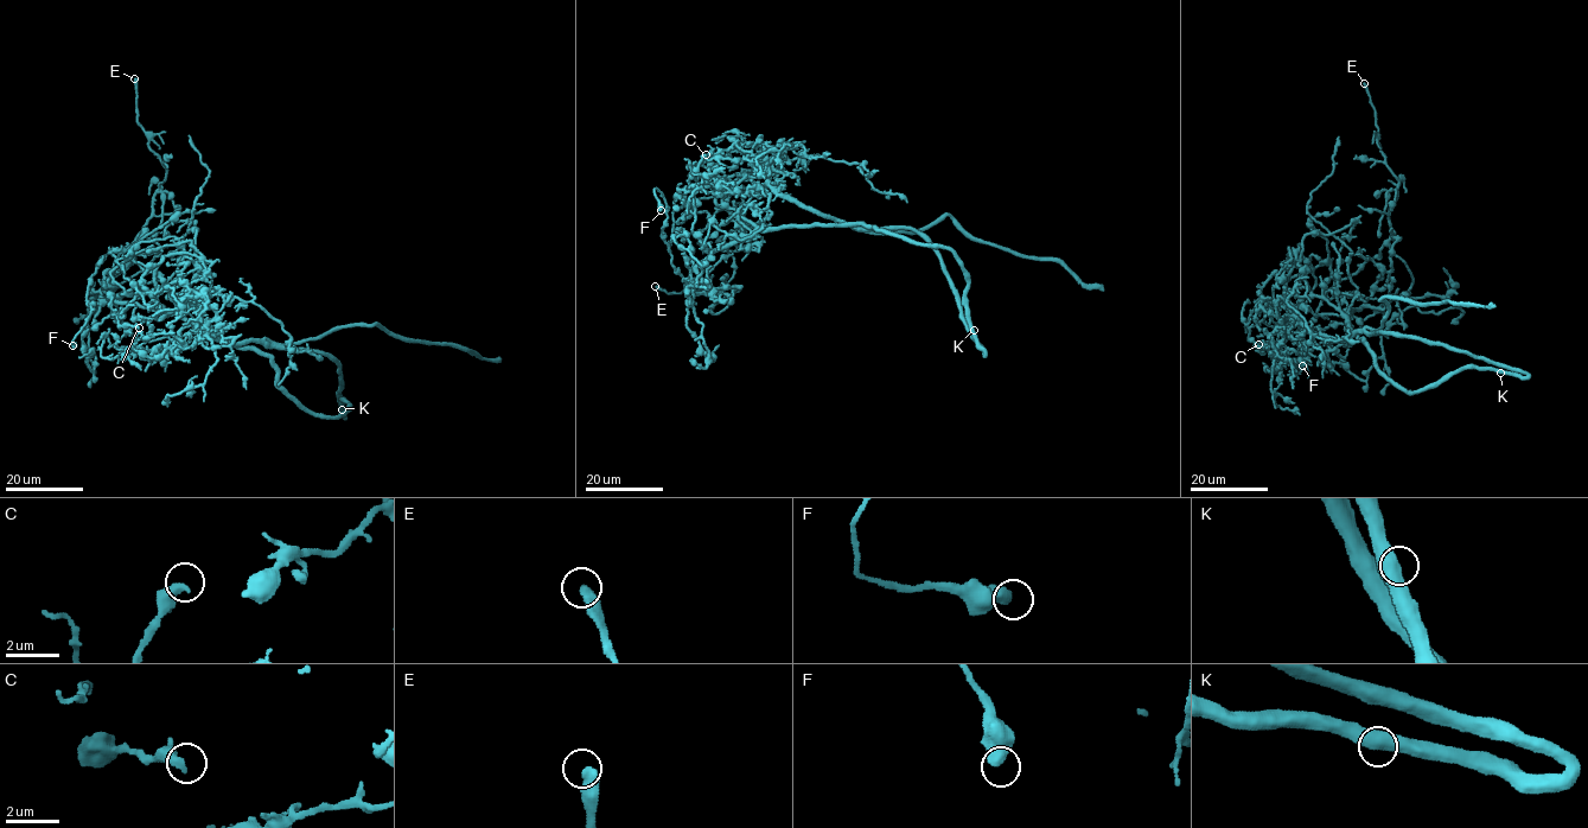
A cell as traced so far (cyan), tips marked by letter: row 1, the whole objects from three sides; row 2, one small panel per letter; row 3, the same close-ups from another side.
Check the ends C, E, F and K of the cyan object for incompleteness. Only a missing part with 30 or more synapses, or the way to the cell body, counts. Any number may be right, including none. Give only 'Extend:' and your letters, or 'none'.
Extend: none

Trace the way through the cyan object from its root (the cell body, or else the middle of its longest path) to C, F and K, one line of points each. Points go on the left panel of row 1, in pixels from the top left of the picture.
C: (190, 301), (189, 307), (198, 309), (198, 297), (183, 279), (140, 293), (119, 319), (121, 325), (139, 327)
F: (190, 301), (168, 313), (119, 304), (103, 284), (135, 244), (112, 249), (72, 345)
K: (190, 301), (161, 309), (265, 354), (279, 384), (306, 409), (338, 418), (342, 409)

